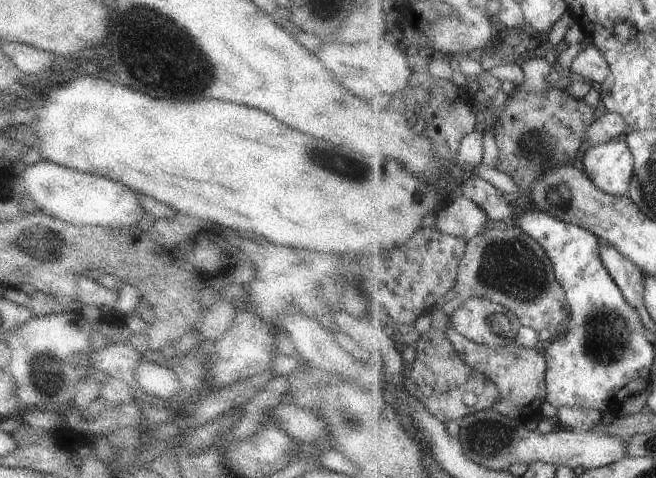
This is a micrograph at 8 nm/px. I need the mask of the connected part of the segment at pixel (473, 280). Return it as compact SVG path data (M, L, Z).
M512 223L505 230L492 228L468 241L467 253L464 260L462 260L462 264L460 264L458 282L455 286L458 296L441 305L444 312L451 317L470 298L486 297L513 310L521 318L524 327L535 328L538 332L547 328L554 333L554 328L558 328L568 318L568 314L572 310L567 298L567 292L564 290L562 283L556 278L556 273L554 261L547 254L545 246L542 246L537 238L532 238L530 234L522 230L518 224Z

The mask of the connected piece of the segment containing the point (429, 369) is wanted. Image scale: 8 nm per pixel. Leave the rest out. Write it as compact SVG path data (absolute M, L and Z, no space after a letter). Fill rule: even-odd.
M432 327L429 332L421 335L416 345L418 358L406 366L404 388L420 402L424 402L428 410L442 422L457 421L470 414L494 409L500 402L502 394L498 385L460 356L447 331Z

